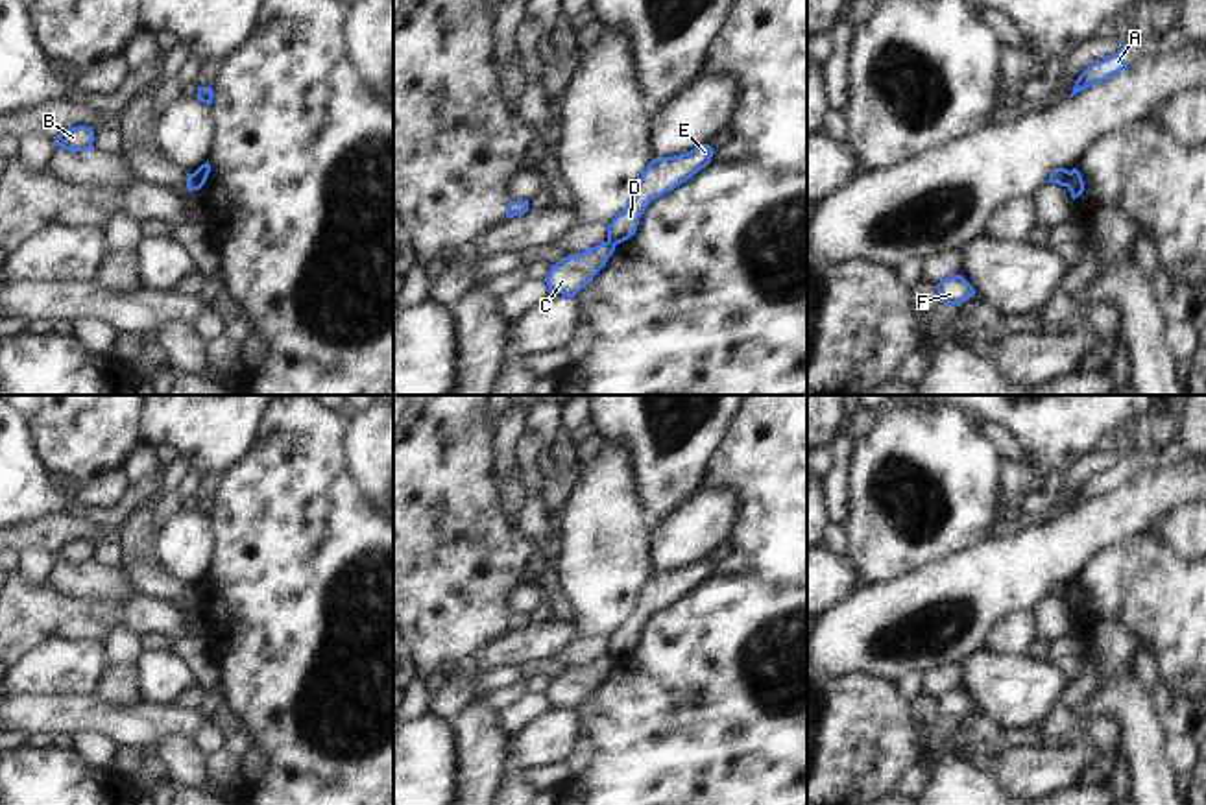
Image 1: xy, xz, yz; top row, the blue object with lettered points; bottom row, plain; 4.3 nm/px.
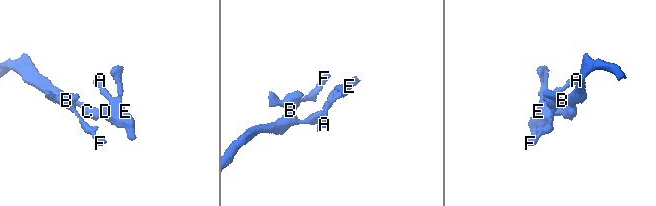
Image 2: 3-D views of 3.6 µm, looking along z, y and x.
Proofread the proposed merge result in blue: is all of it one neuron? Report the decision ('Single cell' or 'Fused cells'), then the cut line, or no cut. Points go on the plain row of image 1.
Fused cells. Split along yz (1072, 586), (1066, 599)

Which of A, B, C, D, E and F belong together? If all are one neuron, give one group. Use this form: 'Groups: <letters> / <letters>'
Groups: A D E / B C F

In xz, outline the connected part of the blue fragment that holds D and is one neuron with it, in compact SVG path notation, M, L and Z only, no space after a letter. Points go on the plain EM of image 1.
M702 558L674 571L656 571L643 585L635 611L608 639L608 655L617 659L635 648L639 631L652 613L674 604L711 576L713 561Z

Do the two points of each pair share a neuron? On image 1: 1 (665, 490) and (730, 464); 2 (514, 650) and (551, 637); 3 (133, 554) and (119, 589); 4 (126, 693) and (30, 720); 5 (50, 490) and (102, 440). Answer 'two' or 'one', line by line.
1: two
2: one
3: two
4: two
5: two

